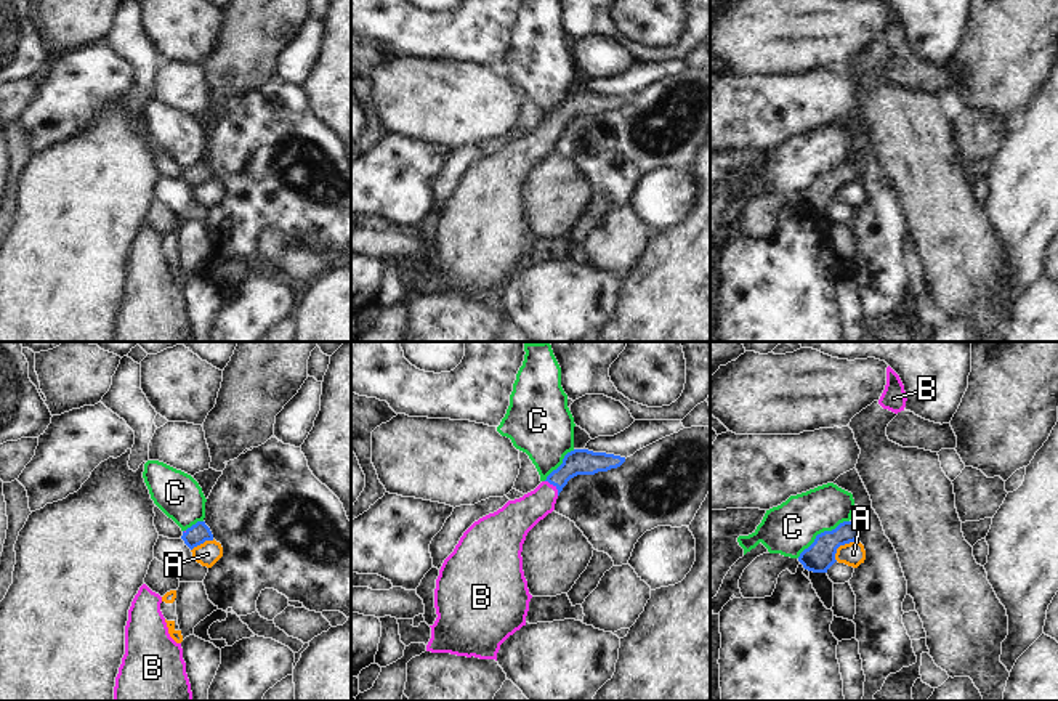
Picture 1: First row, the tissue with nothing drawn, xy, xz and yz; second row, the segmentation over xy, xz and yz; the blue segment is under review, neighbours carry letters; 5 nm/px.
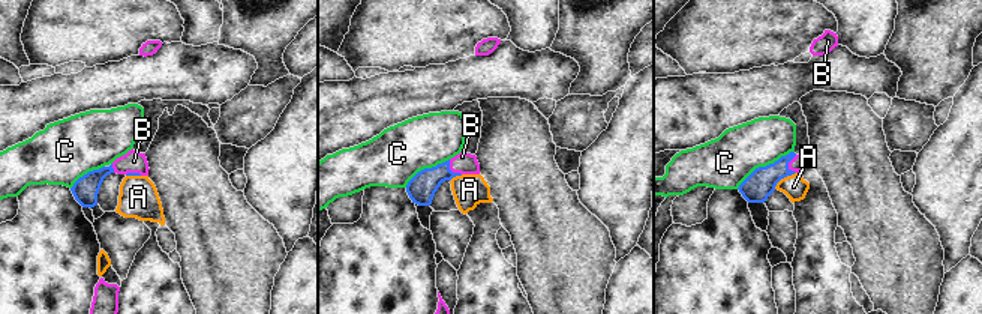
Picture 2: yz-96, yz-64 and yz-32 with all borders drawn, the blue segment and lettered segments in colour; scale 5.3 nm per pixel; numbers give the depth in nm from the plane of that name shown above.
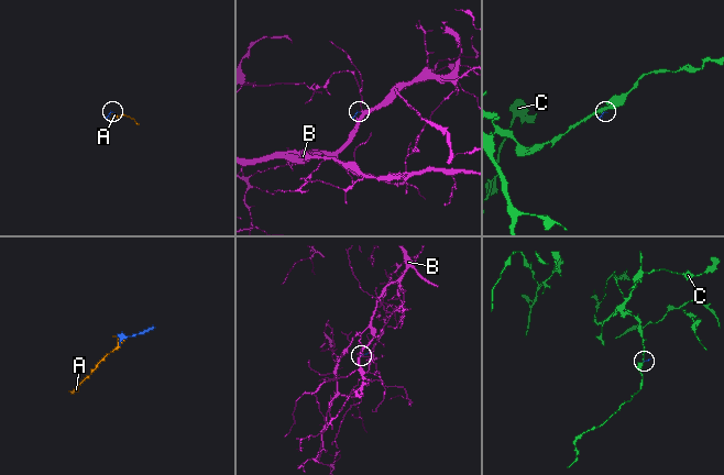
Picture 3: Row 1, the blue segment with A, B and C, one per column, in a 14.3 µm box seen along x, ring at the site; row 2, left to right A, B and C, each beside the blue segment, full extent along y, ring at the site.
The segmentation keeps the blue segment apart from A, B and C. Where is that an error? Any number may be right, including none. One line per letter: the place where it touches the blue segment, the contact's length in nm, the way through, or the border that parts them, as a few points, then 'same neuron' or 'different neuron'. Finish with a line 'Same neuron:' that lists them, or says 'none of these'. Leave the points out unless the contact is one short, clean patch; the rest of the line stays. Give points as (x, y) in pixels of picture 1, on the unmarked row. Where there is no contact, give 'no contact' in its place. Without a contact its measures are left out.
A: meets blue in yz at (842, 185); contact 160 nm long; border along yz (858, 180), (842, 185), (834, 199); different neuron
B: meets blue in xz at (553, 125); contact 100 nm long; runs through xz (576, 103), (553, 125), (518, 158); same neuron
C: meets blue in yz at (821, 174); contact 320 nm long; border along yz (848, 161), (821, 172), (797, 198); different neuron
Same neuron: B

